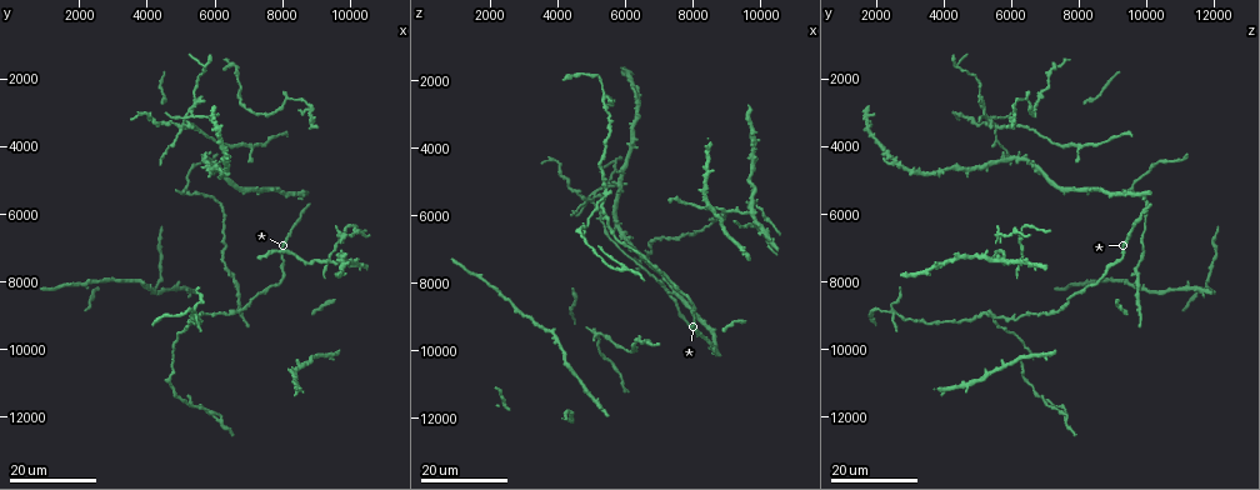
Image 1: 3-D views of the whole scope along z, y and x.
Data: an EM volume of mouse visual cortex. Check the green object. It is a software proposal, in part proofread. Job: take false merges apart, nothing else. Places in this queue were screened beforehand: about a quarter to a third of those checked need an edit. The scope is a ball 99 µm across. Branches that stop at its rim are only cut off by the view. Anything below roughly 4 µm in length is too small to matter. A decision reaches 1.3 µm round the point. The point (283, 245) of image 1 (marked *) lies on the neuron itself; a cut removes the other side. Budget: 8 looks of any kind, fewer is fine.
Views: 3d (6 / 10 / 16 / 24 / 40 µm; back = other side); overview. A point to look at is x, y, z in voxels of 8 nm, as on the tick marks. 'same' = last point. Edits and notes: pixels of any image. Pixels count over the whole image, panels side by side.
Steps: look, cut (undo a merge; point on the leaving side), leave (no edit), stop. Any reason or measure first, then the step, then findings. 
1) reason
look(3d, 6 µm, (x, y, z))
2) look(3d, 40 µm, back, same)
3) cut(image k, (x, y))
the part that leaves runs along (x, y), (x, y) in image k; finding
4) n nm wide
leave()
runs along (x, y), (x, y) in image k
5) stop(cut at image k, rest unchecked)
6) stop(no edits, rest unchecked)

two arms in line, one across
look(3d, 24 µm, (5900, 11800, 7400))

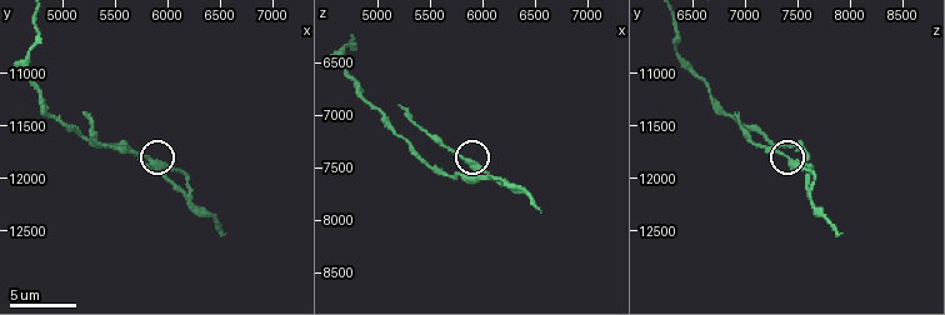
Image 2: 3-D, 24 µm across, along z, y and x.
look(3d, 10 µm, (5940, 11880, 7500))

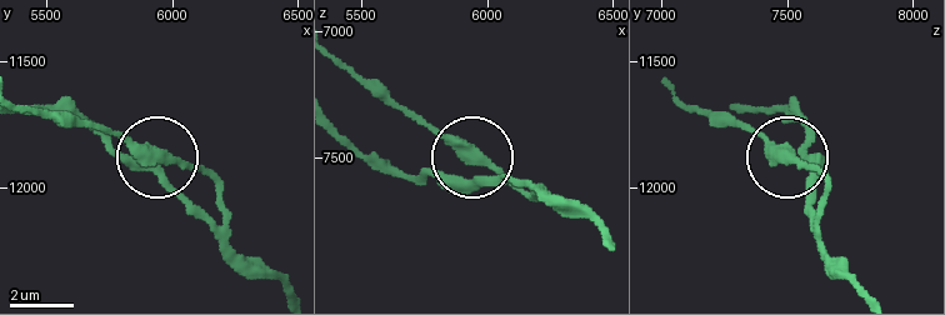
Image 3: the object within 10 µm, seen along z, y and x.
3 arms
leave()
runs along (748, 109), (801, 125), (804, 156), (788, 160), (829, 189) in image 3; one neuron here

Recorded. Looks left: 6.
side arm on a straight run
look(3d, 24 µm, (5300, 9100, 5400))

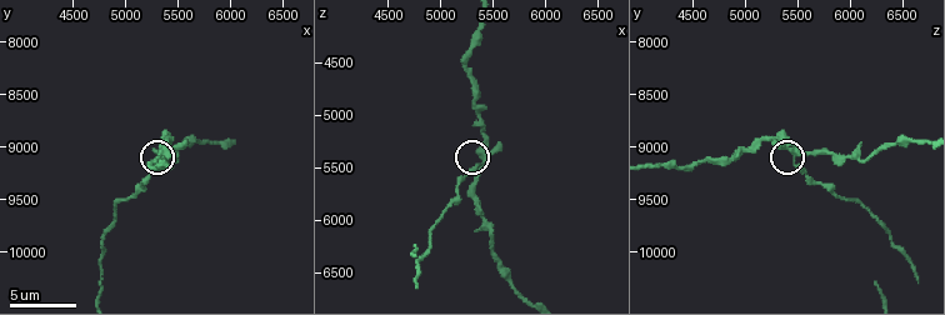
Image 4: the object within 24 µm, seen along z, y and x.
look(3d, 6 µm, (5360, 9100, 5460))

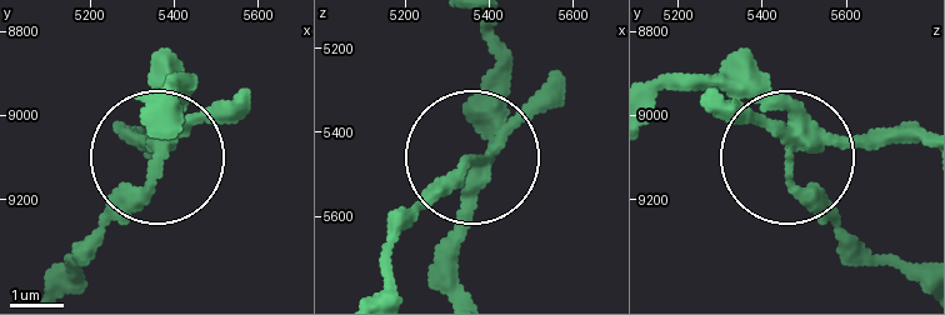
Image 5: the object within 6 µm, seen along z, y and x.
3 arms
cut(image 5, (128, 196))
the part that leaves runs along (785, 138), (799, 186), (866, 254), (920, 271) in image 5; a second neuron is stuck on

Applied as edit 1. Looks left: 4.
four arms meet
look(3d, 16 µm, (5400, 8900, 2500))

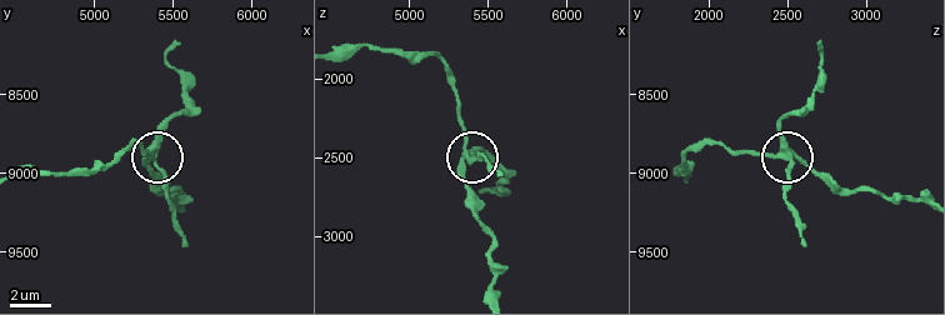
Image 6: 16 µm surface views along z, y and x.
closer look
look(3d, 6 µm, (5400, 8840, 2480))

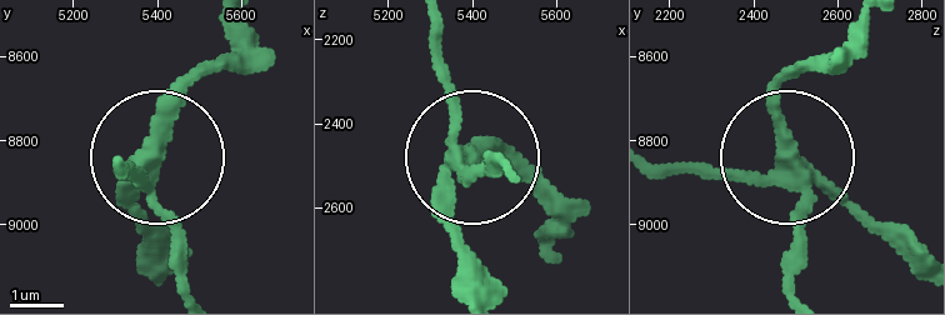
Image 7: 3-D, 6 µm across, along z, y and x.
side arm 7 µm
leave()
runs along (485, 291), (454, 184), (490, 148), (539, 179) in image 7; one neuron here

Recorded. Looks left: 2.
two arms at a narrow angle
look(3d, 16 µm, (5000, 3400, 5600))

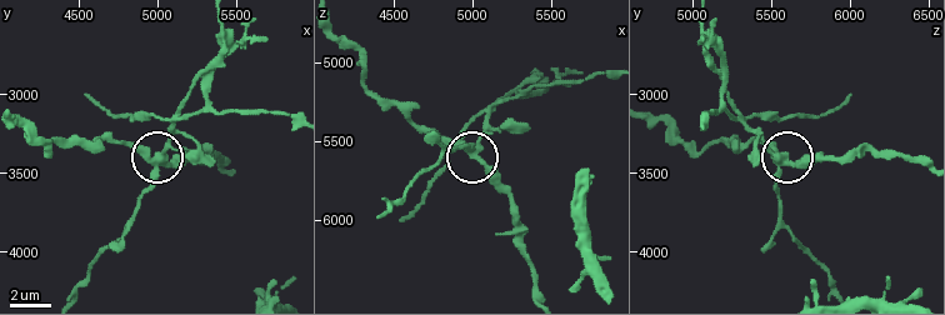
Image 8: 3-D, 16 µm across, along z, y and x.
look(3d, 6 µm, (5000, 3400, 5540))

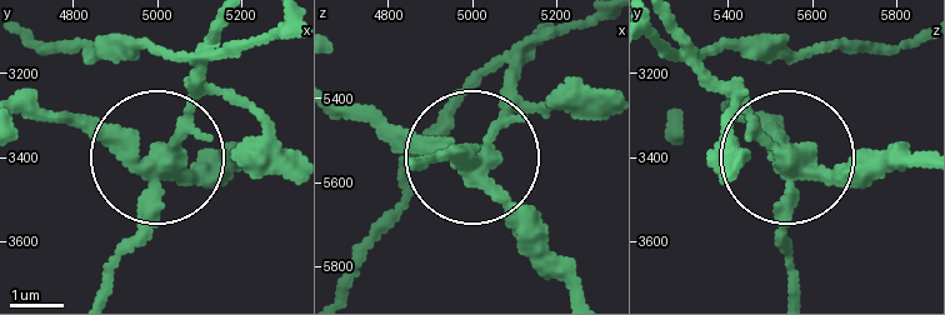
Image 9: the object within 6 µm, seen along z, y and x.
5 arms
cut(image 9, (131, 239))
the part that leaves runs along (168, 156), (226, 26) in image 9; two neurons meet here

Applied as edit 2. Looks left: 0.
stop(cut at image 5, cut at image 9, rest unchecked)

